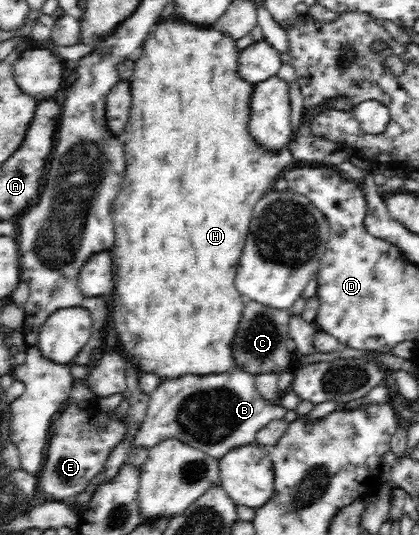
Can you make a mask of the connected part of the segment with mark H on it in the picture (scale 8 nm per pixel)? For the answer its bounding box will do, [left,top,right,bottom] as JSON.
[108,20,309,382]

